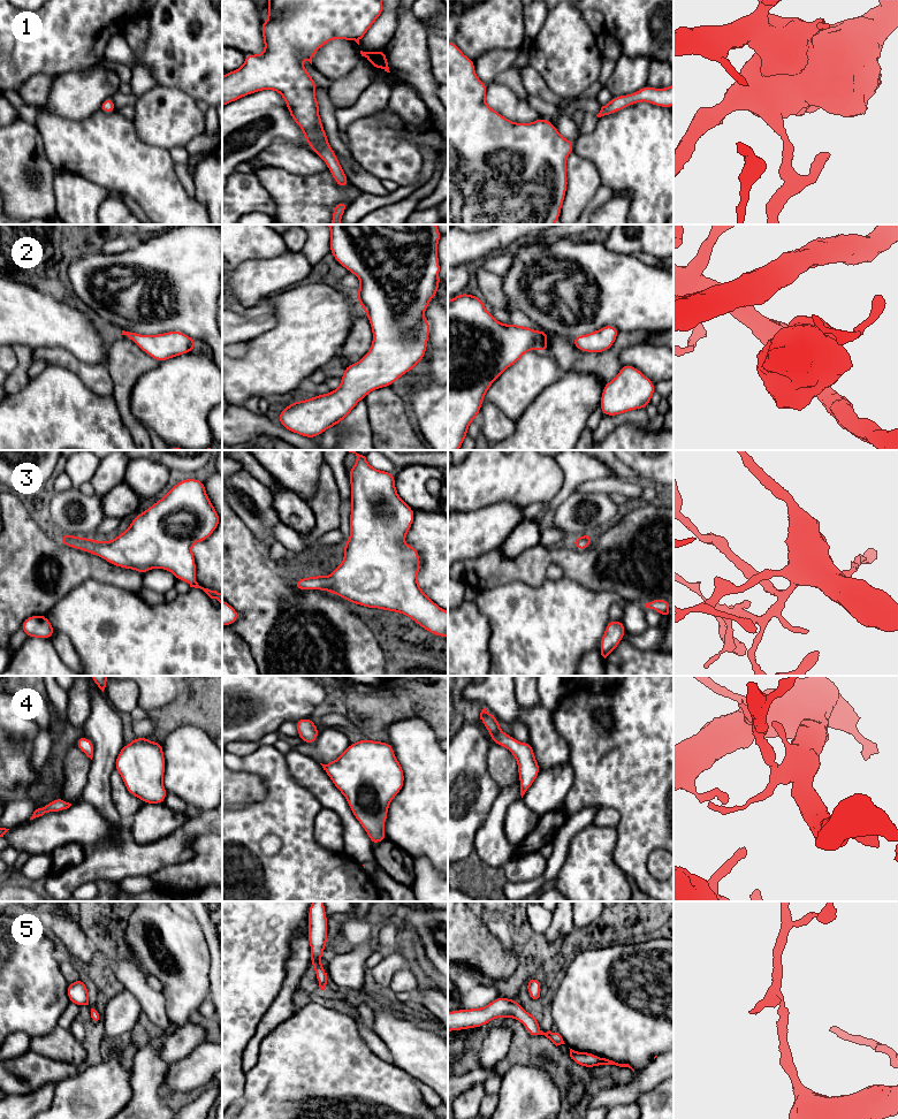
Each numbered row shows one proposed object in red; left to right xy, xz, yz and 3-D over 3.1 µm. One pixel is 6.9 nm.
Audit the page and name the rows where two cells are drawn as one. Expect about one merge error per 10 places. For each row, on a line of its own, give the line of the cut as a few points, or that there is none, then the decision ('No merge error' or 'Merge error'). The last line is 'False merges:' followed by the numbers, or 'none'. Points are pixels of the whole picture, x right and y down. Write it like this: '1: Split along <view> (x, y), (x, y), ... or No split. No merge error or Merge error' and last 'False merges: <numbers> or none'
1: No split. No merge error
2: No split. No merge error
3: No split. No merge error
4: No split. No merge error
5: No split. No merge error
False merges: none

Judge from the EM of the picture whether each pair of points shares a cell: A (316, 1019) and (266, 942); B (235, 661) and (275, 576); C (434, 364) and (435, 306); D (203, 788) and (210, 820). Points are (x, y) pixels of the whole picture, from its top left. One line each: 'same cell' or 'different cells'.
A: different cells
B: different cells
C: same cell
D: different cells

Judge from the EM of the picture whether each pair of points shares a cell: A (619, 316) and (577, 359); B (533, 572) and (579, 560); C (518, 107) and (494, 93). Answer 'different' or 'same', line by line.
A: different
B: same
C: same

